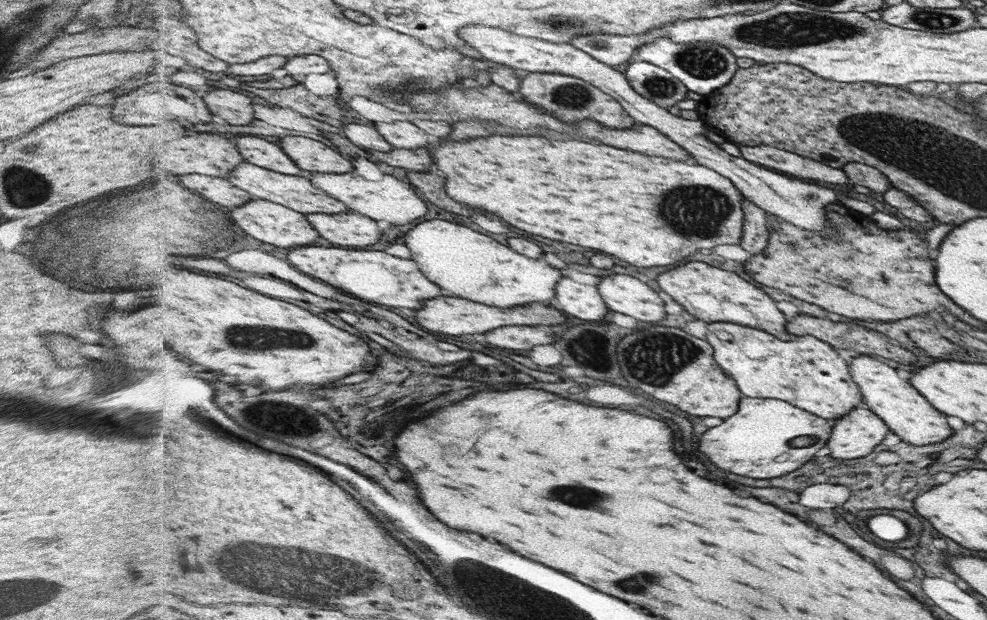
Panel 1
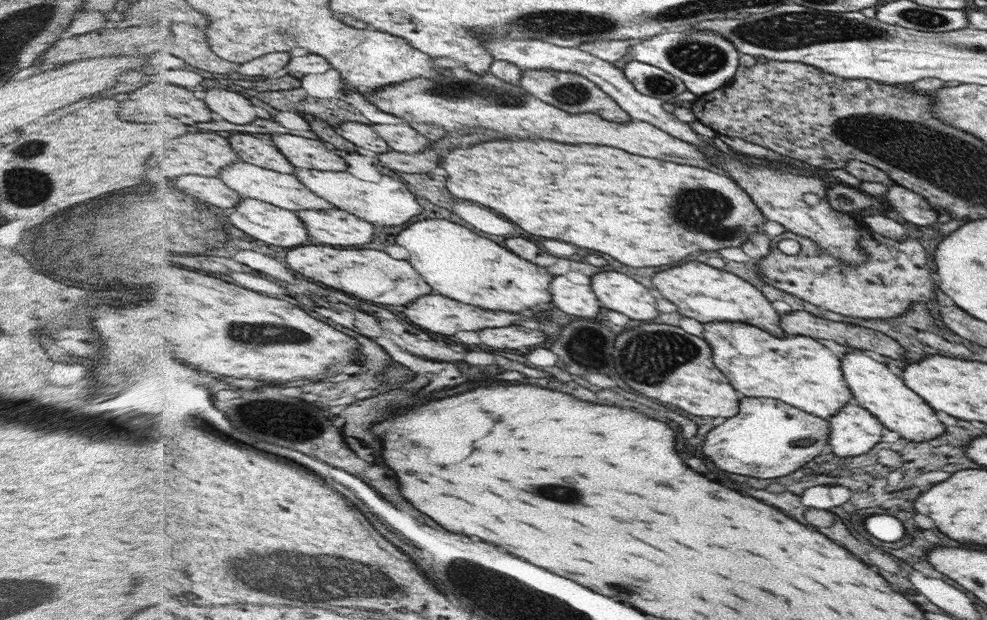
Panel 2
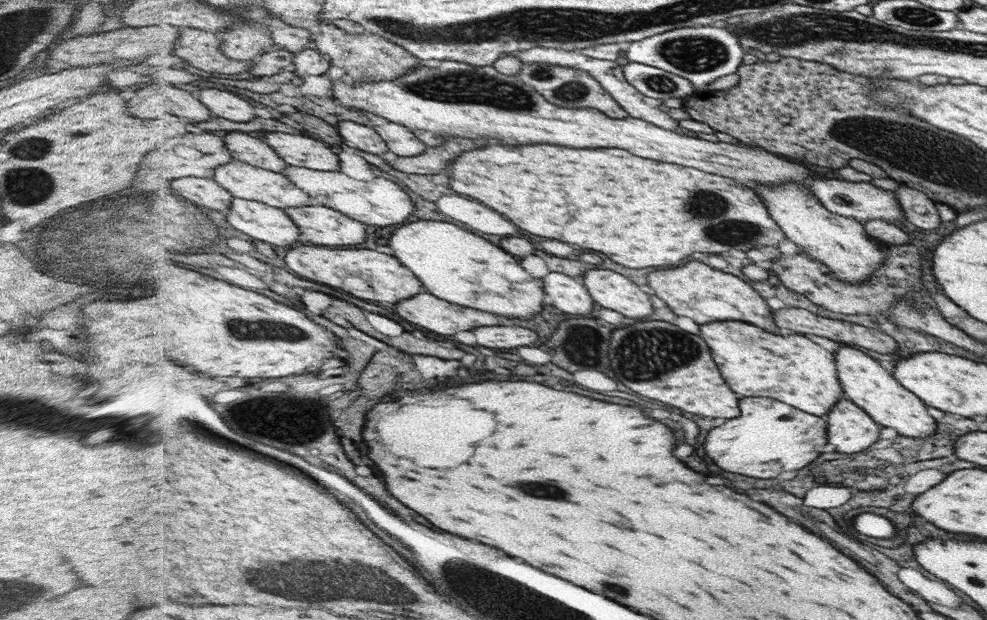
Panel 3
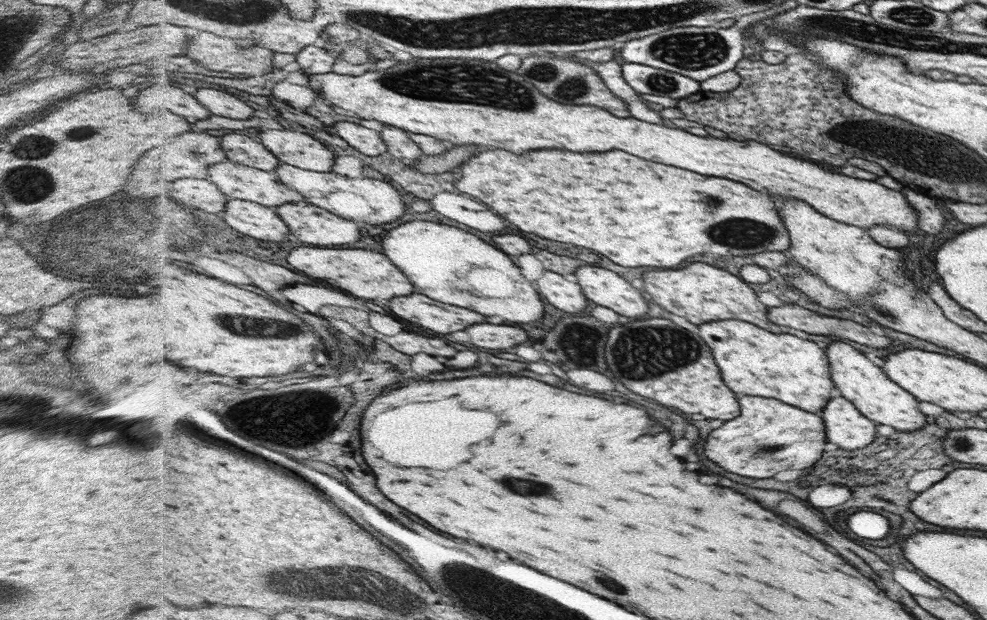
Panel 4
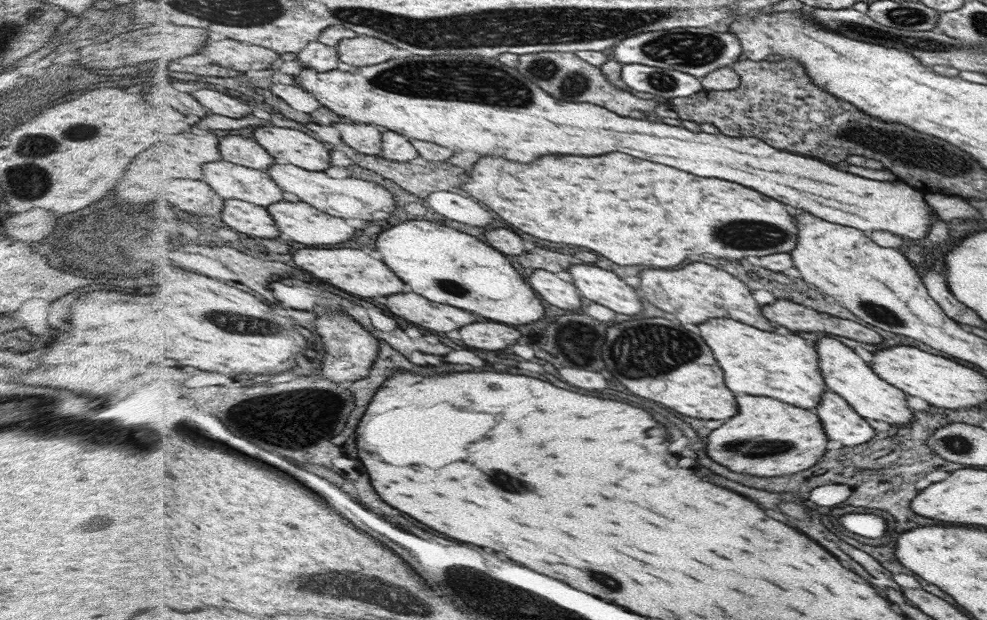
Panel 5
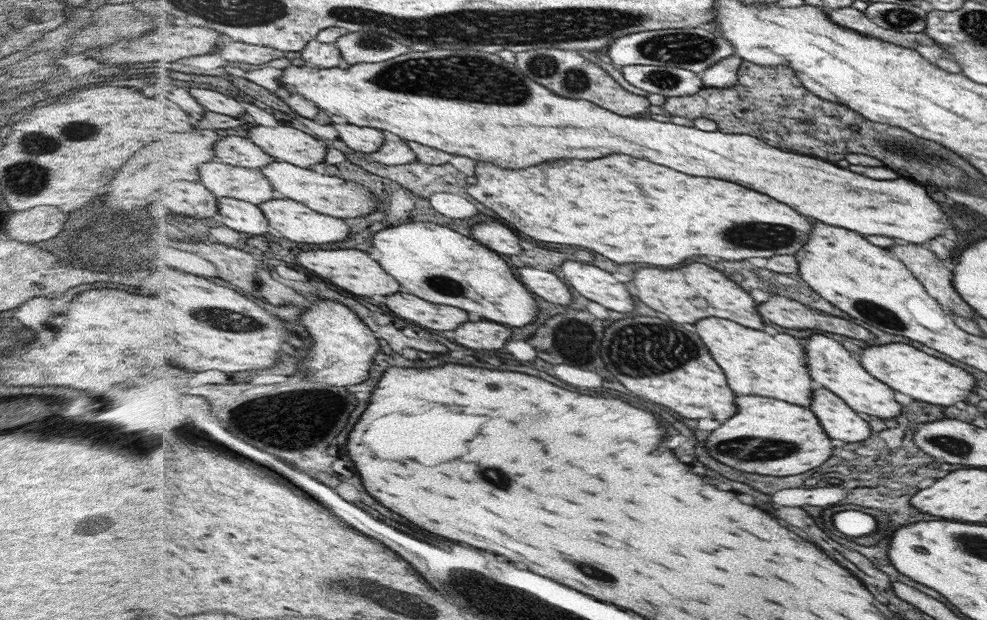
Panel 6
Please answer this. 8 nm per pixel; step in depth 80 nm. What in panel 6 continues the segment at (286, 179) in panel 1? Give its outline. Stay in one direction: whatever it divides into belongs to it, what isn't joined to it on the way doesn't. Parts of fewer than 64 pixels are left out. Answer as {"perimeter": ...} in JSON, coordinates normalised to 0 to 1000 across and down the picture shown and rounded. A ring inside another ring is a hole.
{"perimeter":[[[218,258],[213,265],[205,265],[205,294],[211,303],[220,313],[222,319],[236,319],[250,323],[255,329],[265,332],[268,326],[278,321],[292,321],[292,316],[286,313],[277,294],[266,279],[266,273],[255,273],[249,269],[241,269],[229,261]]]}

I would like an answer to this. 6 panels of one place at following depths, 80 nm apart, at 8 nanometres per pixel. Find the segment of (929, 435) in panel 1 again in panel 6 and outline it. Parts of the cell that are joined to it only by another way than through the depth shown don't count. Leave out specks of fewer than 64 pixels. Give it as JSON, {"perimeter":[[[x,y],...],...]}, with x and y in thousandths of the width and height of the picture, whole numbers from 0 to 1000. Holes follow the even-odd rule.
{"perimeter":[[[827,537],[813,552],[817,555],[818,594],[828,623],[848,634],[861,658],[875,673],[881,669],[890,674],[906,674],[915,666],[913,652],[908,644],[909,632],[902,626],[902,621],[896,619],[883,606],[872,587],[871,577],[848,548],[838,544],[834,537]]]}

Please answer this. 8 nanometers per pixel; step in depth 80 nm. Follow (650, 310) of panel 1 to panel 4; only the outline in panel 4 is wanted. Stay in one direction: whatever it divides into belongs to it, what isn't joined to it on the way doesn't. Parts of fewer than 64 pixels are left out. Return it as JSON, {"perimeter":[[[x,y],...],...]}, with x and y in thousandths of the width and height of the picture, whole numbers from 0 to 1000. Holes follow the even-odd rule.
{"perimeter":[[[590,429],[584,435],[584,445],[586,458],[590,458],[590,471],[594,471],[594,477],[598,477],[604,492],[614,494],[636,513],[646,513],[657,503],[650,471],[638,461],[624,439],[604,429]]]}

